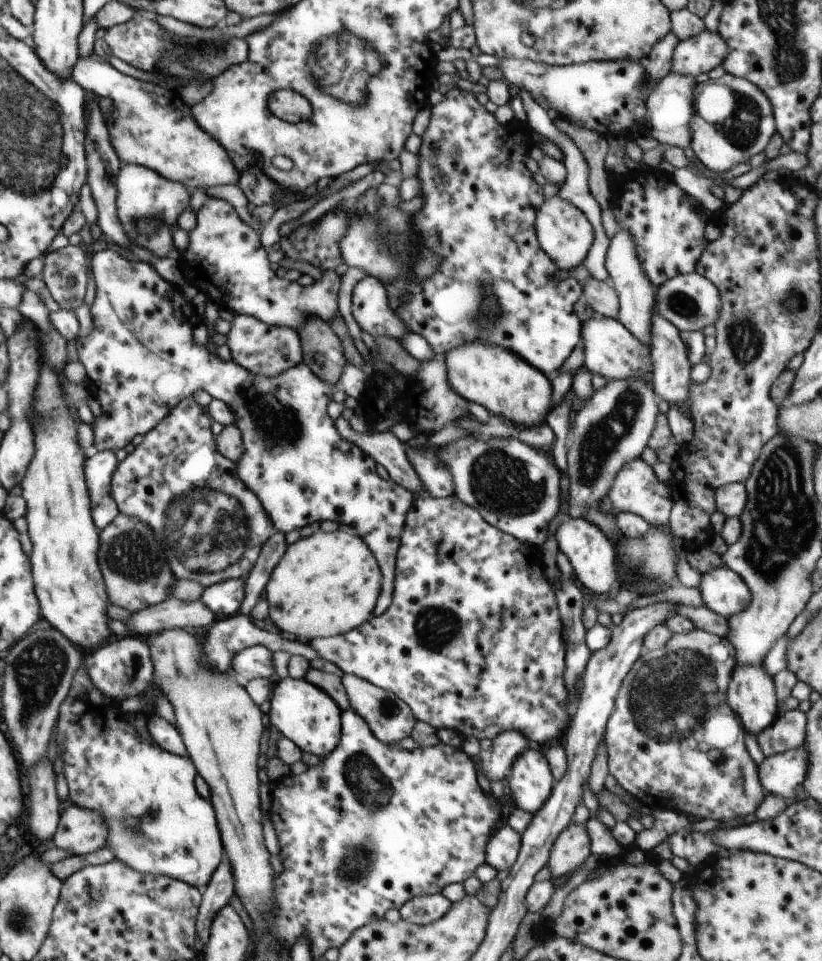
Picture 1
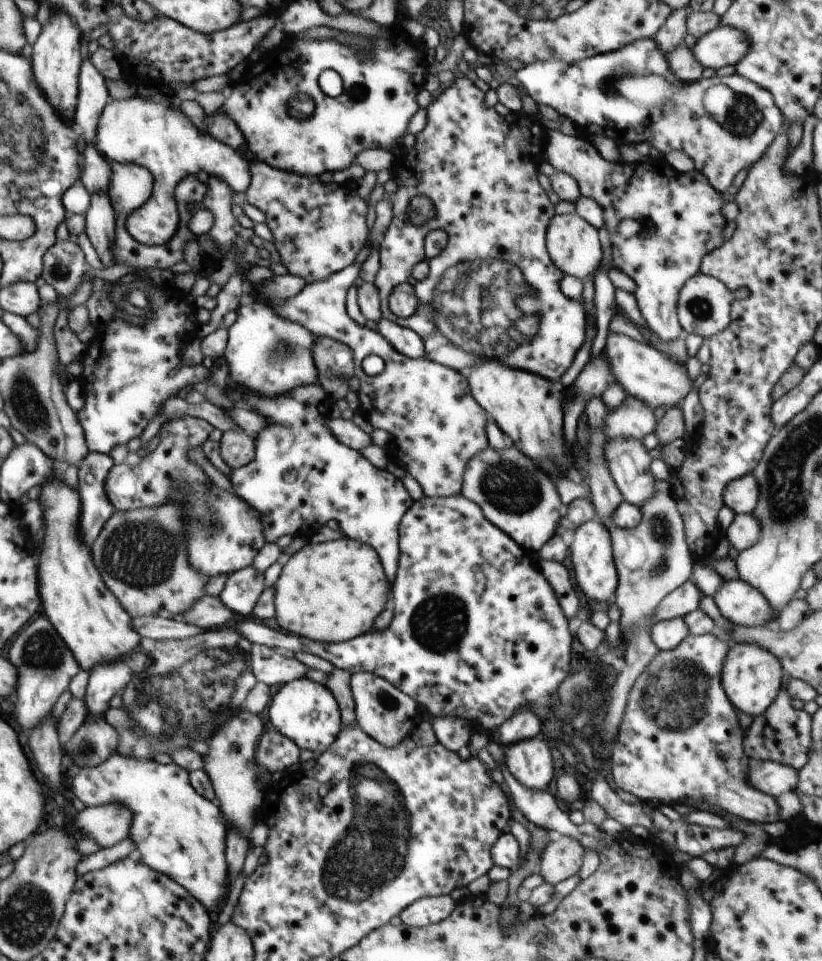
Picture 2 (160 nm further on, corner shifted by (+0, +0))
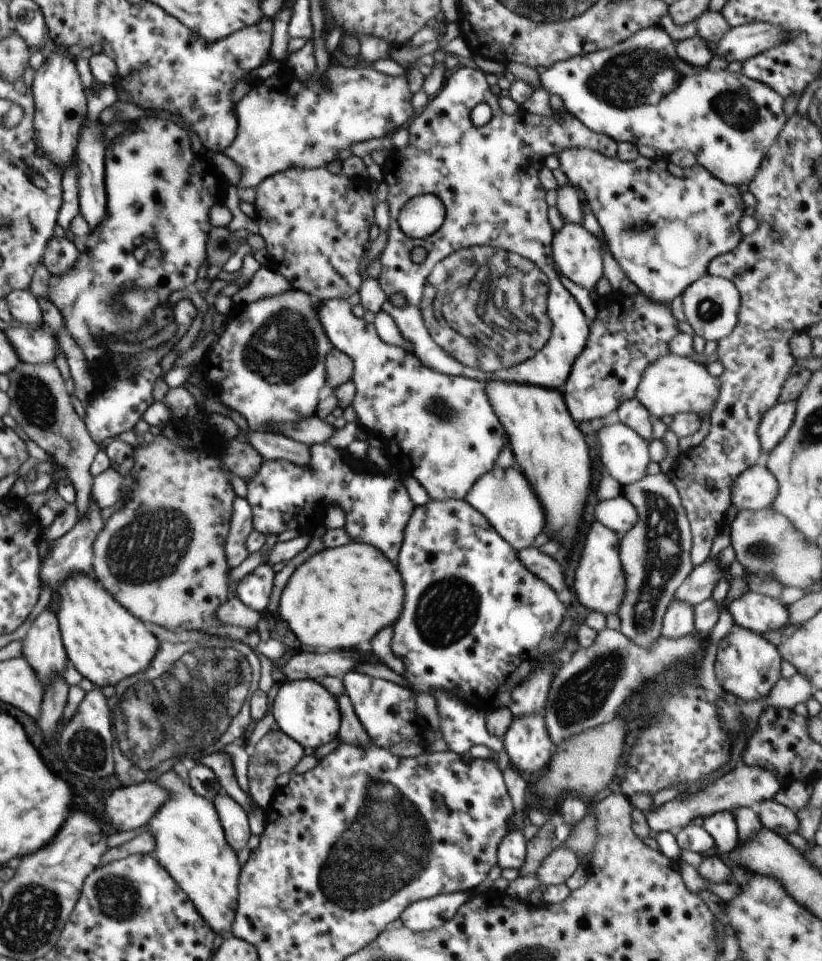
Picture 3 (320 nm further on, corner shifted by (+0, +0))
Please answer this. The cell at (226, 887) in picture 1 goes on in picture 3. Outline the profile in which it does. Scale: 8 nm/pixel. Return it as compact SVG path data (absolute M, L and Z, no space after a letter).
M222 791L213 800L228 844L238 852L247 845L252 832L248 826L248 812L228 793Z

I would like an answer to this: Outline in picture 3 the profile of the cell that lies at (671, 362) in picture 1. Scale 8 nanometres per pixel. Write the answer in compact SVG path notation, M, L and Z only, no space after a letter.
M583 148L559 150L557 151L557 157L561 164L560 169L567 175L572 186L574 188L581 188L584 191L585 200L593 210L594 216L596 216L596 220L598 220L602 229L607 248L613 254L616 262L624 270L626 276L638 286L639 290L645 295L648 295L652 300L658 301L659 303L671 304L672 300L676 296L682 295L690 284L708 274L708 267L713 258L734 250L742 240L743 235L740 229L738 229L738 222L740 222L740 218L744 215L745 208L745 203L742 201L742 193L737 186L722 182L719 178L710 174L703 166L696 164L690 168L682 168L681 166L676 166L668 156L651 159L639 155L636 160L628 162L620 160L617 156L608 158L599 152Z

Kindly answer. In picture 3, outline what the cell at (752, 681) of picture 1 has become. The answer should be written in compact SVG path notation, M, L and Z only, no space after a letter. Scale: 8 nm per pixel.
M745 629L728 633L717 648L715 674L724 691L735 694L745 701L764 698L777 683L780 675L782 658L778 647L770 643L760 633Z

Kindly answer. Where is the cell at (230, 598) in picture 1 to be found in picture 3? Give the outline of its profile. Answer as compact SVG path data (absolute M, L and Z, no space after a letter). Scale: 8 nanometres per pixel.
M264 563L253 572L245 575L240 581L237 588L237 597L259 613L266 611L275 581L272 566Z

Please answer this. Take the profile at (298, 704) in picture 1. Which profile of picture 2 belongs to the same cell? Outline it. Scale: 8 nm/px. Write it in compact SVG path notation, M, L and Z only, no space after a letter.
M306 678L284 683L268 708L270 728L290 738L300 749L324 753L334 743L343 725L338 704L326 686Z

